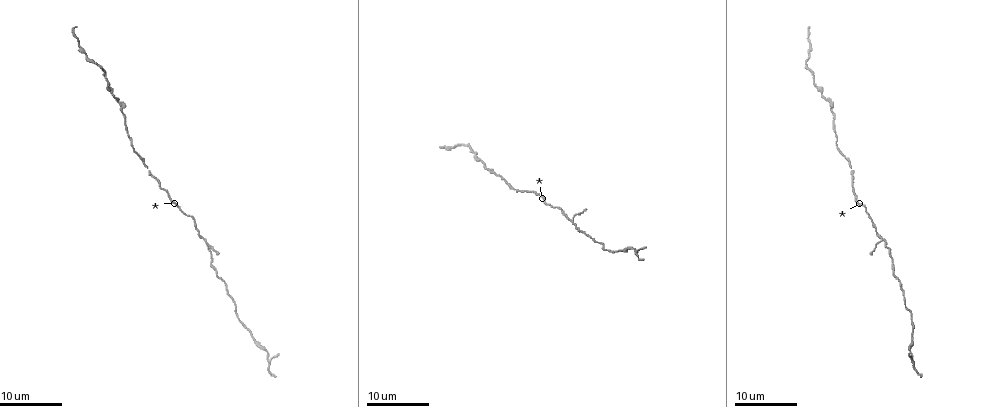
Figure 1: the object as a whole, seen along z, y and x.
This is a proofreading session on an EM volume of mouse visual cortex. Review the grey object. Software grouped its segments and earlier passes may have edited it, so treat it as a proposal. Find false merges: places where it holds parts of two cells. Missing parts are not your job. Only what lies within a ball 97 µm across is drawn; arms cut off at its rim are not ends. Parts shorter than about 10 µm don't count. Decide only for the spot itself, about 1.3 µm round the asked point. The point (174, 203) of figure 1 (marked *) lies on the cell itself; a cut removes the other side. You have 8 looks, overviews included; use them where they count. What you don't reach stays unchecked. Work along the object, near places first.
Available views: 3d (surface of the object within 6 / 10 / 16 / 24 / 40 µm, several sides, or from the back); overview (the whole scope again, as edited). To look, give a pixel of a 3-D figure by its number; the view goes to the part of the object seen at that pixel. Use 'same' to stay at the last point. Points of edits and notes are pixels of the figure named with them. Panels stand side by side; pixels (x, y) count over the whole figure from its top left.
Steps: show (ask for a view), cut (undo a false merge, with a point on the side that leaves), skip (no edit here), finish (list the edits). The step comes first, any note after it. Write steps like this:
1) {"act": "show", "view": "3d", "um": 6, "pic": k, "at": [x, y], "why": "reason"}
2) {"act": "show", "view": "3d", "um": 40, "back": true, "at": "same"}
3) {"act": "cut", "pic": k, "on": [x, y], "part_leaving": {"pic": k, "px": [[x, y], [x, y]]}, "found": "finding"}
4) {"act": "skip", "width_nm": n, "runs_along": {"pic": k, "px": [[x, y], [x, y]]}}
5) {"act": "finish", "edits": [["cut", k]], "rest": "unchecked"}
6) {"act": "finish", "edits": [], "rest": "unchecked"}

{"act": "show", "view": "3d", "um": 24, "pic": 1, "at": [884, 238], "why": "two arms in line, one across"}

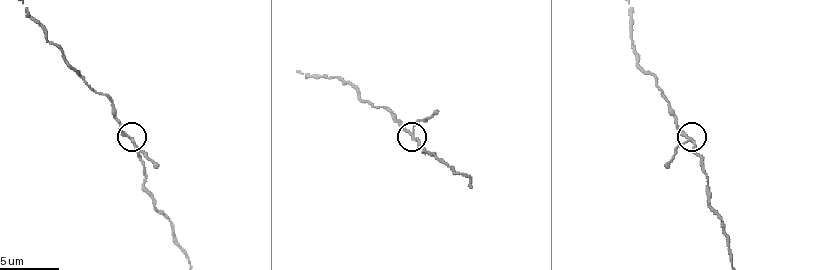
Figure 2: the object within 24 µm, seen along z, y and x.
{"act": "show", "view": "3d", "um": 6, "pic": 2, "at": [412, 138], "why": "closer look"}

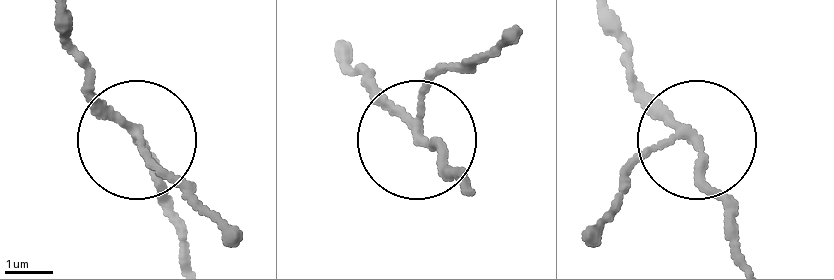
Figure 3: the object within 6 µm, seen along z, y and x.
{"act": "show", "view": "3d", "um": 6, "back": true, "pic": 3, "at": [419, 133]}

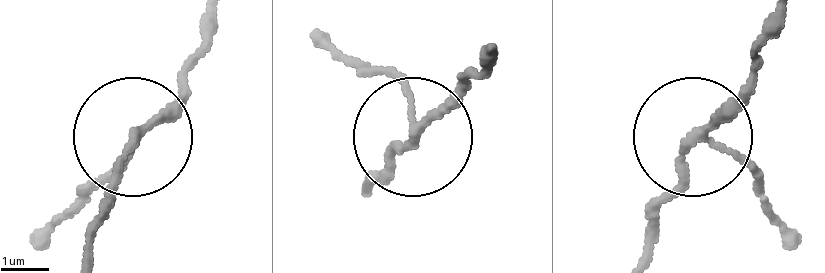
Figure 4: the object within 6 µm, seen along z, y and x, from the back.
{"act": "skip", "runs_along": {"pic": 4, "px": [[774, 17], [754, 77], [702, 125], [646, 228]]}, "found": "continuous, no second cell"}

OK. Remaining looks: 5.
{"act": "show", "view": "3d", "um": 10, "pic": 2, "at": [109, 96], "why": "thick turns thin"}

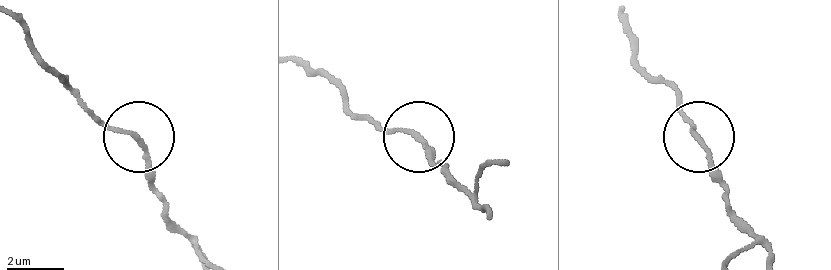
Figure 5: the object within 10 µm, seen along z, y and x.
{"act": "show", "view": "3d", "um": 6, "pic": 5, "at": [696, 140]}

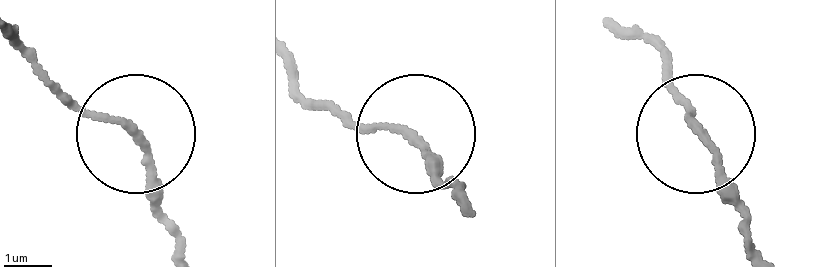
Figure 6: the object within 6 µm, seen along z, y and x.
{"act": "skip", "found": "continuous, no second cell"}

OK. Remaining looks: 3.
{"act": "show", "view": "3d", "um": 16, "pic": 1, "at": [93, 64], "why": "narrows sharply"}

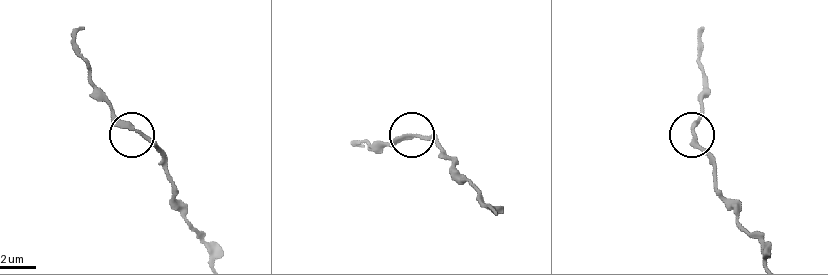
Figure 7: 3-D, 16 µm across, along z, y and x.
{"act": "show", "view": "3d", "um": 6, "pic": 7, "at": [694, 130]}

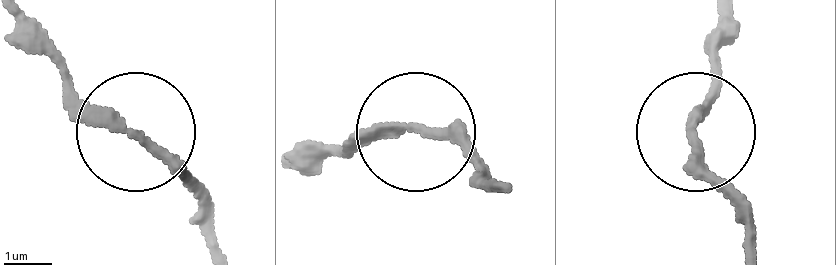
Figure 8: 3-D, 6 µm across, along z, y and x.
{"act": "skip", "runs_along": {"pic": 8, "px": [[498, 188], [454, 144], [407, 128], [303, 152]]}, "found": "one cell here"}

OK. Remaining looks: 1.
{"act": "finish", "edits": [], "rest": "unchecked"}

